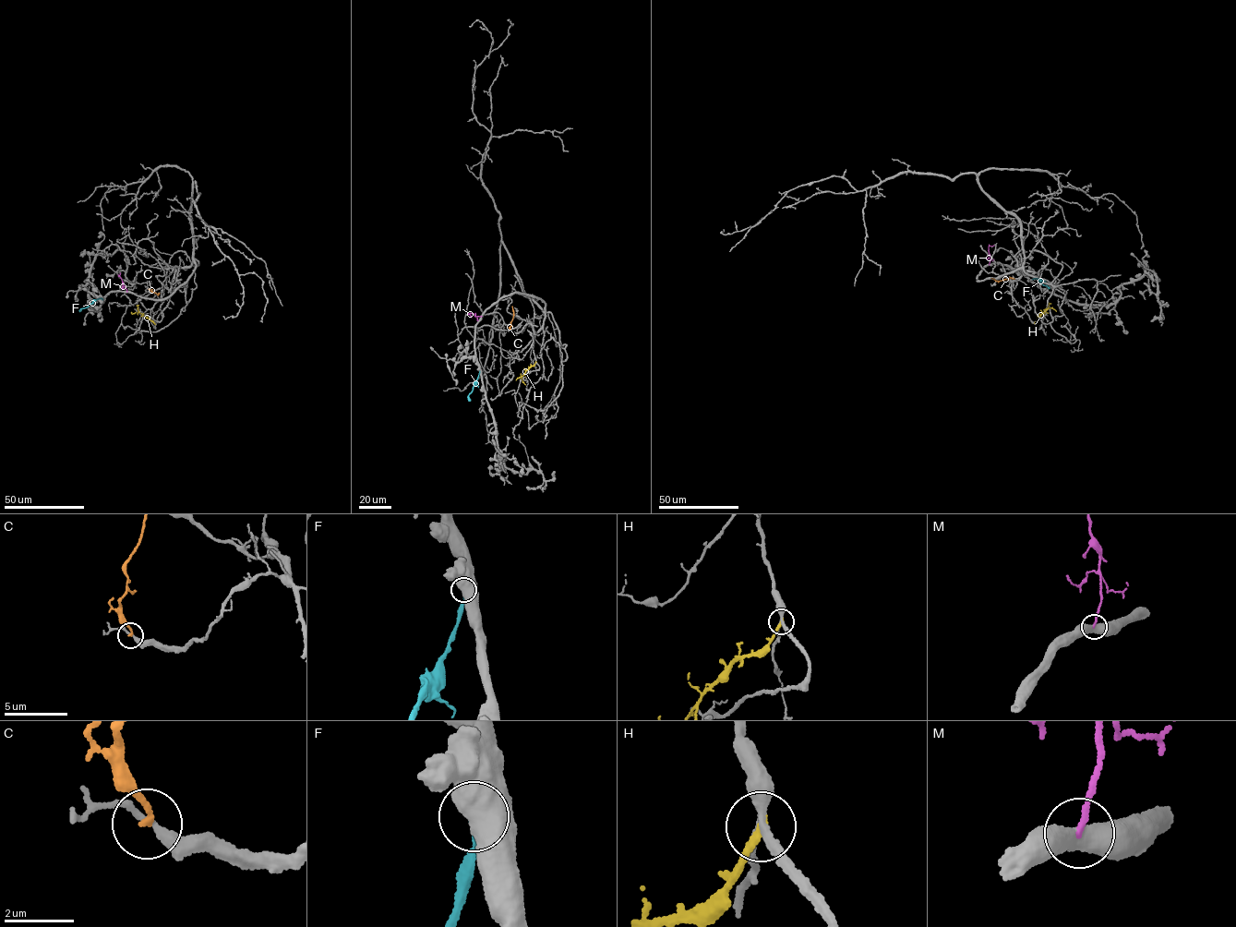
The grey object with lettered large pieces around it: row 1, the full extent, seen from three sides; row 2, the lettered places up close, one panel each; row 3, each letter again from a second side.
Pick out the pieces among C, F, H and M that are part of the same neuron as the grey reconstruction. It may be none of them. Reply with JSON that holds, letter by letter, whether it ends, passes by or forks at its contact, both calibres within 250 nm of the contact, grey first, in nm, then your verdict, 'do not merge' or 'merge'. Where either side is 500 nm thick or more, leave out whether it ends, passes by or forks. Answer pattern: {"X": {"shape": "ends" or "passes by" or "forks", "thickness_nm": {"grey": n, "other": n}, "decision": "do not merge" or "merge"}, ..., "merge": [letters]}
{"C": {"shape": "ends", "thickness_nm": {"grey": 240, "other": 180}, "decision": "do not merge"}, "F": {"thickness_nm": {"grey": 850, "other": 280}, "decision": "merge"}, "H": {"shape": "ends", "thickness_nm": {"grey": 280, "other": 240}, "decision": "do not merge"}, "M": {"thickness_nm": {"grey": 550, "other": 150}, "decision": "do not merge"}, "merge": ["F"]}

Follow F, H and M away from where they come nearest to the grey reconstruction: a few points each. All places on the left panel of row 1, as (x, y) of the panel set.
F: (102, 299), (100, 298), (80, 309)
H: (155, 324), (138, 310)
M: (126, 292), (120, 272)

